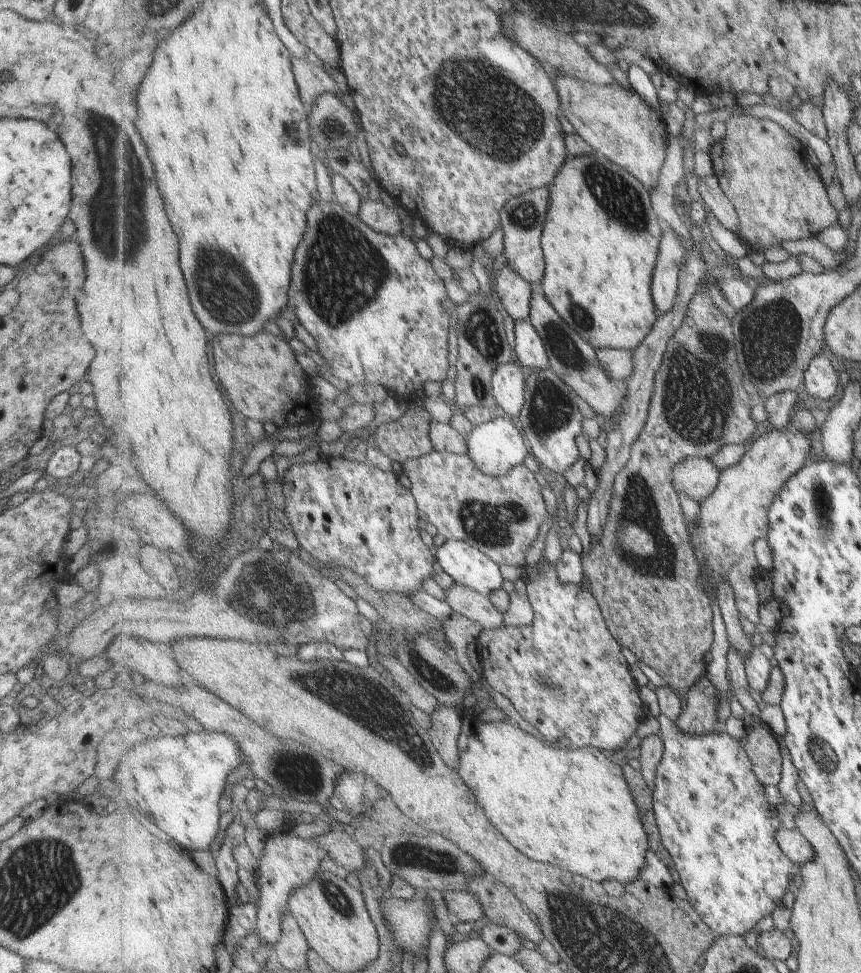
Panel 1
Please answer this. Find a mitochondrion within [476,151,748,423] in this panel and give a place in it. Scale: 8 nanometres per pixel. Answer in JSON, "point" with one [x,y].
{"point":[609,189]}

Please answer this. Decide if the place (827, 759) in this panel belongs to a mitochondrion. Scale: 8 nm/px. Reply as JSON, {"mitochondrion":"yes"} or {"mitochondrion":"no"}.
{"mitochondrion":"yes"}

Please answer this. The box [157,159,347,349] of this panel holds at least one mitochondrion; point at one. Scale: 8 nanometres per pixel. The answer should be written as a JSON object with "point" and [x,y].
{"point":[224,286]}

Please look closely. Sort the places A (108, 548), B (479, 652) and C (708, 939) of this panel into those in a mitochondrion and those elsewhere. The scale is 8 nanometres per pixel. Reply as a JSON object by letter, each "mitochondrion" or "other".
{"A":"other","B":"other","C":"other"}

